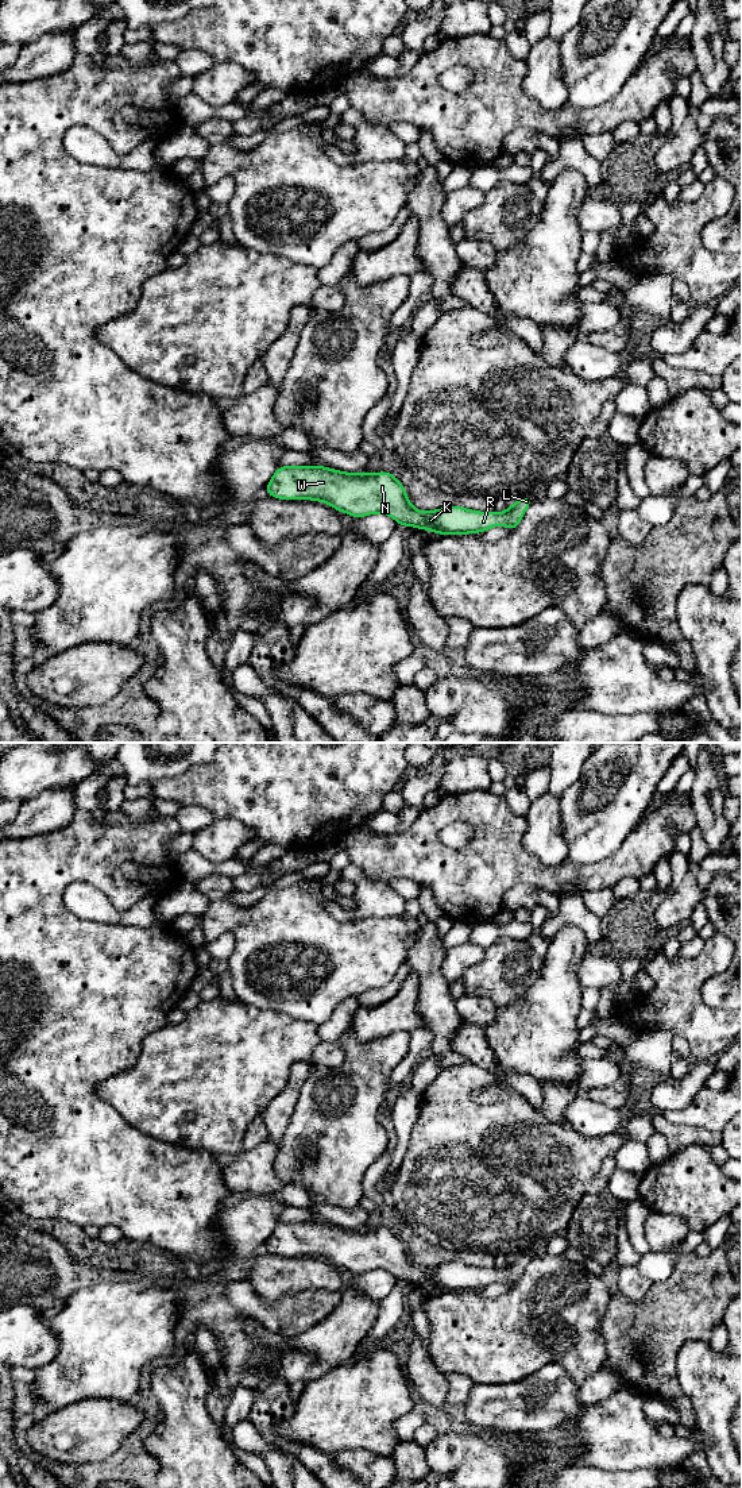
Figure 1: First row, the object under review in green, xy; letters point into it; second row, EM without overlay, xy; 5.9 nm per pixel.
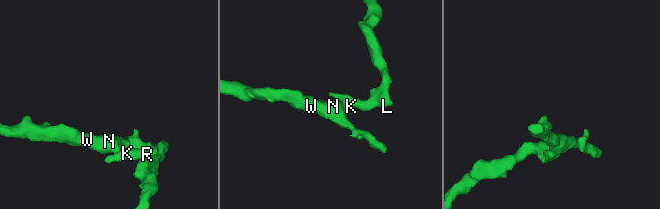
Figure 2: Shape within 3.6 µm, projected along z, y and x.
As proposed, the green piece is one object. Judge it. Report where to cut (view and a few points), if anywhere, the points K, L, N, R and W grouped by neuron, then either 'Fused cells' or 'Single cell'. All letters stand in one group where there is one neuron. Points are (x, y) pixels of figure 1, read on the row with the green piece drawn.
No split. Groups: K L N R W. Single cell

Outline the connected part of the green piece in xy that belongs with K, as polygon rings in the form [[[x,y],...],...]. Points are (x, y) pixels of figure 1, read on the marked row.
[[[320,464],[279,466],[264,489],[273,498],[320,501],[353,519],[383,513],[399,527],[410,525],[441,536],[482,533],[501,525],[514,532],[533,502],[530,496],[519,497],[502,513],[463,506],[420,512],[410,504],[395,474],[345,473]]]

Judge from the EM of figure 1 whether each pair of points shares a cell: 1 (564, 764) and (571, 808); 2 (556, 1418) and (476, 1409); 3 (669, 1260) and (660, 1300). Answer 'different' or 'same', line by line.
1: different
2: same
3: different

